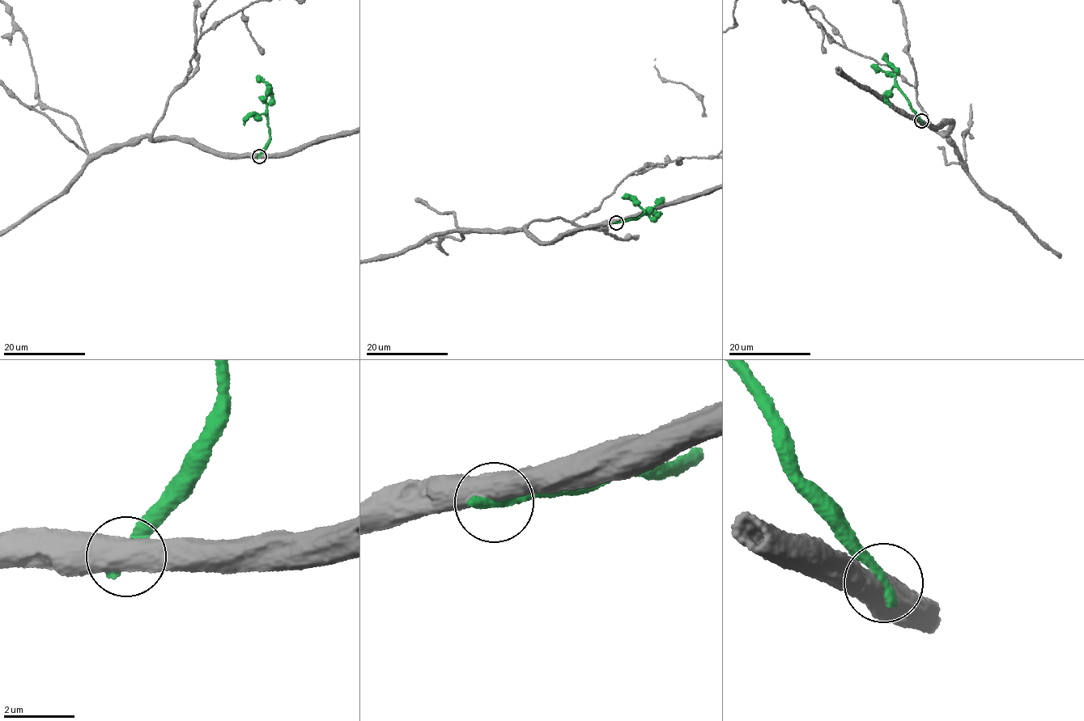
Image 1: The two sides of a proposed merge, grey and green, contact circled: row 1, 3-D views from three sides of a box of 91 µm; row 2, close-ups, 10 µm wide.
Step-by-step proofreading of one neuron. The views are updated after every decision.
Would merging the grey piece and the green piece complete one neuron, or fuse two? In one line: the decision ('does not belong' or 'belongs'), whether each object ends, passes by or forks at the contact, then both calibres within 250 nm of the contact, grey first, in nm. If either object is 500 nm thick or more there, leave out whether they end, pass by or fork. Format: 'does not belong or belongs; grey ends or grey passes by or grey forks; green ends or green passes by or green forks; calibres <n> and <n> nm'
does not belong; calibres 600 and 400 nm

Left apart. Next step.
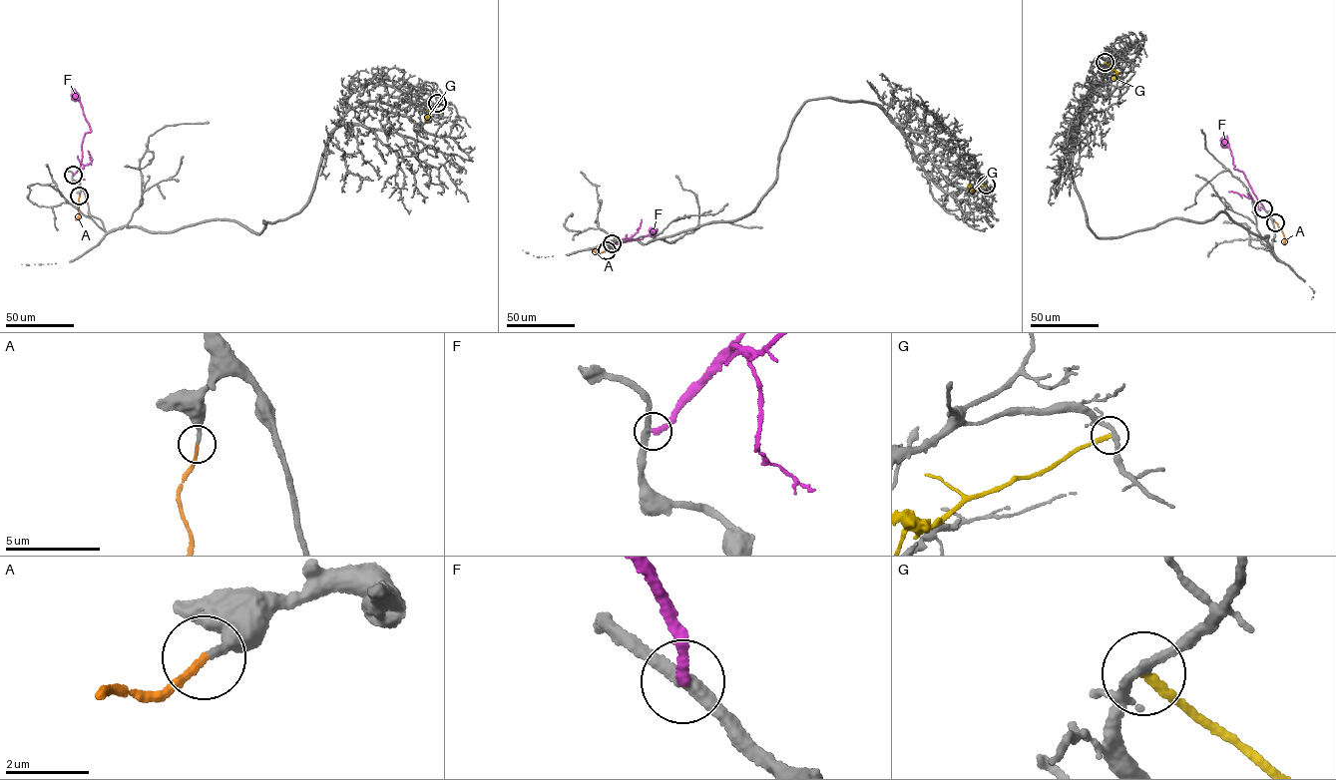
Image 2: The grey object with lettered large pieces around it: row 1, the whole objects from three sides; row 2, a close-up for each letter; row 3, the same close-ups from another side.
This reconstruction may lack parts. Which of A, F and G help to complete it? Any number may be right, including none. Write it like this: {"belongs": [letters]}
{"belongs": ["A"]}

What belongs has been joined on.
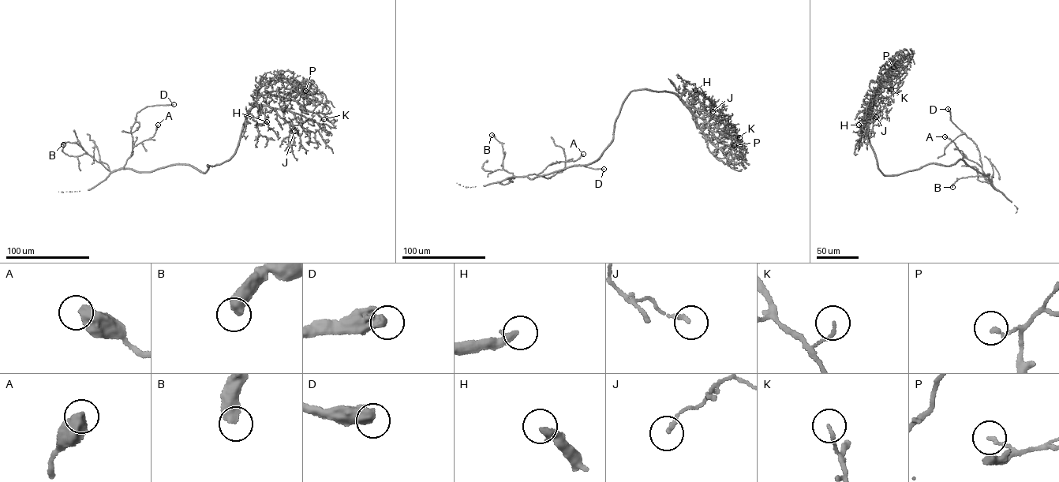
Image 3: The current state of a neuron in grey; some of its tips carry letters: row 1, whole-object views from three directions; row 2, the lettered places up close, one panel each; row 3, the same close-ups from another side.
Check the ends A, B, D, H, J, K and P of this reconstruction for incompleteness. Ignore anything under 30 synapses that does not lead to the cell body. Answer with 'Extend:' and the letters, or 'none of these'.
Extend: D

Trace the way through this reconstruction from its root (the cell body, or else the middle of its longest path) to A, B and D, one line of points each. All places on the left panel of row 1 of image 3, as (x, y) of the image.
A: (207, 166), (208, 168), (203, 173), (183, 164), (142, 172), (123, 169), (132, 147), (152, 137), (158, 125)
B: (207, 166), (203, 173), (180, 164), (144, 172), (122, 168), (110, 171), (76, 143), (63, 144)
D: (207, 166), (203, 173), (183, 164), (142, 172), (123, 168), (132, 153), (130, 130), (136, 113), (174, 104)

